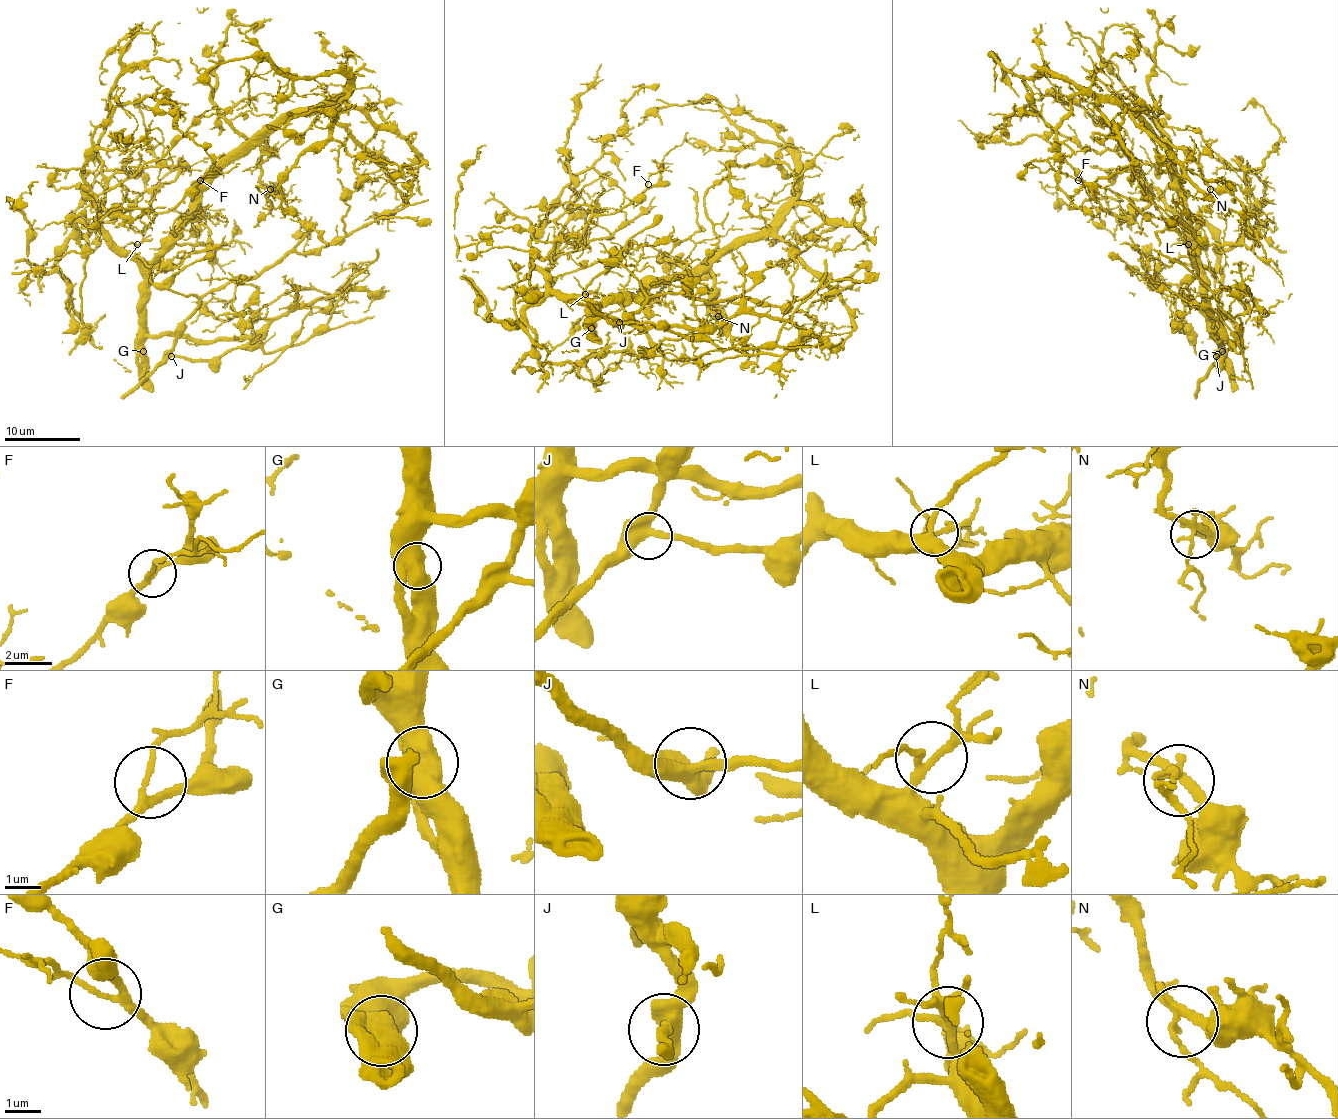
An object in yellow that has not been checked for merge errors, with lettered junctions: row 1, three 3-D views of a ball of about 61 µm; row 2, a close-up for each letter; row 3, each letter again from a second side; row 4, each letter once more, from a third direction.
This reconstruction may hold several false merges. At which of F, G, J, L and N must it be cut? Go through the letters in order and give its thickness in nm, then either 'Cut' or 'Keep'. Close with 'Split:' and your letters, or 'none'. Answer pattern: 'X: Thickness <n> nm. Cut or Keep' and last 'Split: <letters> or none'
F: Thickness 180 nm. Keep
G: Thickness 700 nm. Keep
J: Thickness 420 nm. Keep
L: Thickness 190 nm. Keep
N: Thickness 240 nm. Keep
Split: none

